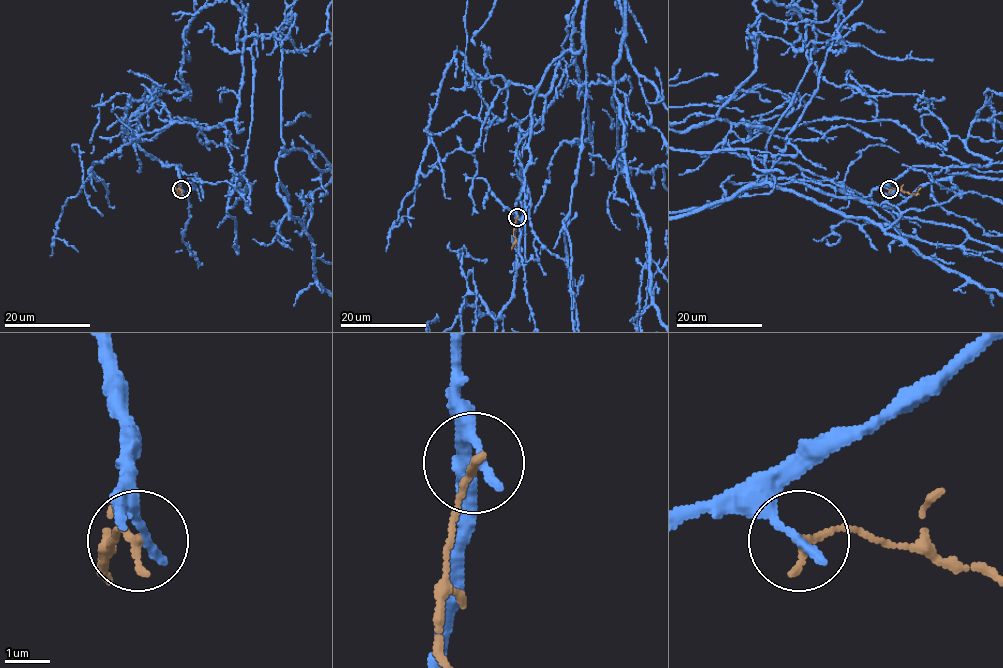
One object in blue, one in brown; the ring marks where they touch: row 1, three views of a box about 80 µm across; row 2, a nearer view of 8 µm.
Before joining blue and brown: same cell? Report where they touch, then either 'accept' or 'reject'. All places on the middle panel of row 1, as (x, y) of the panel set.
place (517, 217); reject

